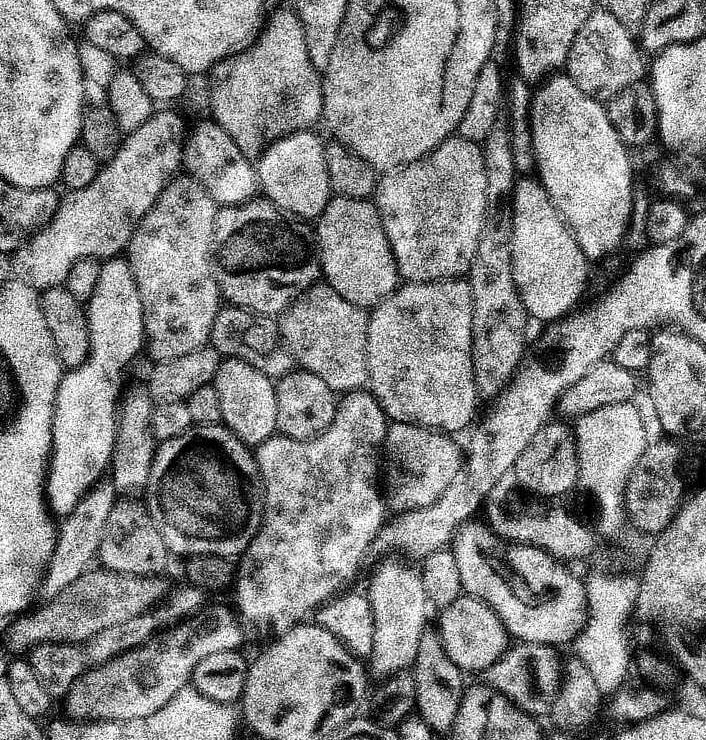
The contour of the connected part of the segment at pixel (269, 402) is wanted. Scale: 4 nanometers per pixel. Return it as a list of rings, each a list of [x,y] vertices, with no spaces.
[[[235,358],[223,361],[215,382],[218,398],[222,398],[223,427],[229,428],[244,444],[259,446],[278,432],[276,384],[254,366]]]

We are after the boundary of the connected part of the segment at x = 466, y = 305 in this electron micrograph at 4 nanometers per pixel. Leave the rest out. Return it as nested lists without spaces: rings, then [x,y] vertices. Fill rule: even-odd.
[[[467,279],[435,280],[429,284],[409,284],[397,287],[391,296],[387,296],[382,303],[371,309],[368,318],[368,383],[370,391],[376,397],[376,401],[382,406],[382,410],[388,416],[389,421],[413,424],[414,426],[436,429],[438,432],[457,434],[463,428],[472,424],[476,416],[476,379],[474,378],[474,362],[472,361],[472,343],[474,342],[474,294],[472,285]]]

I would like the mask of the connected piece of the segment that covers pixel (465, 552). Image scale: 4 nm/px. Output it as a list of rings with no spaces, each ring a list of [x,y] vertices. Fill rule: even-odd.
[[[487,523],[475,524],[467,529],[468,536],[460,534],[454,540],[454,553],[458,559],[461,579],[459,587],[463,595],[473,596],[491,606],[498,618],[502,618],[513,641],[553,646],[571,645],[589,620],[585,581],[581,577],[576,577],[567,563],[559,562],[550,553],[534,545],[507,544],[497,539]]]

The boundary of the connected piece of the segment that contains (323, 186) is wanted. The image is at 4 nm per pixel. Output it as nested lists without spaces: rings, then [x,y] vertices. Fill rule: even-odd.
[[[312,130],[295,132],[276,140],[258,160],[263,195],[289,217],[301,216],[311,222],[319,221],[334,198],[330,186],[330,170],[326,166],[328,150],[325,141],[320,141],[316,134]]]

